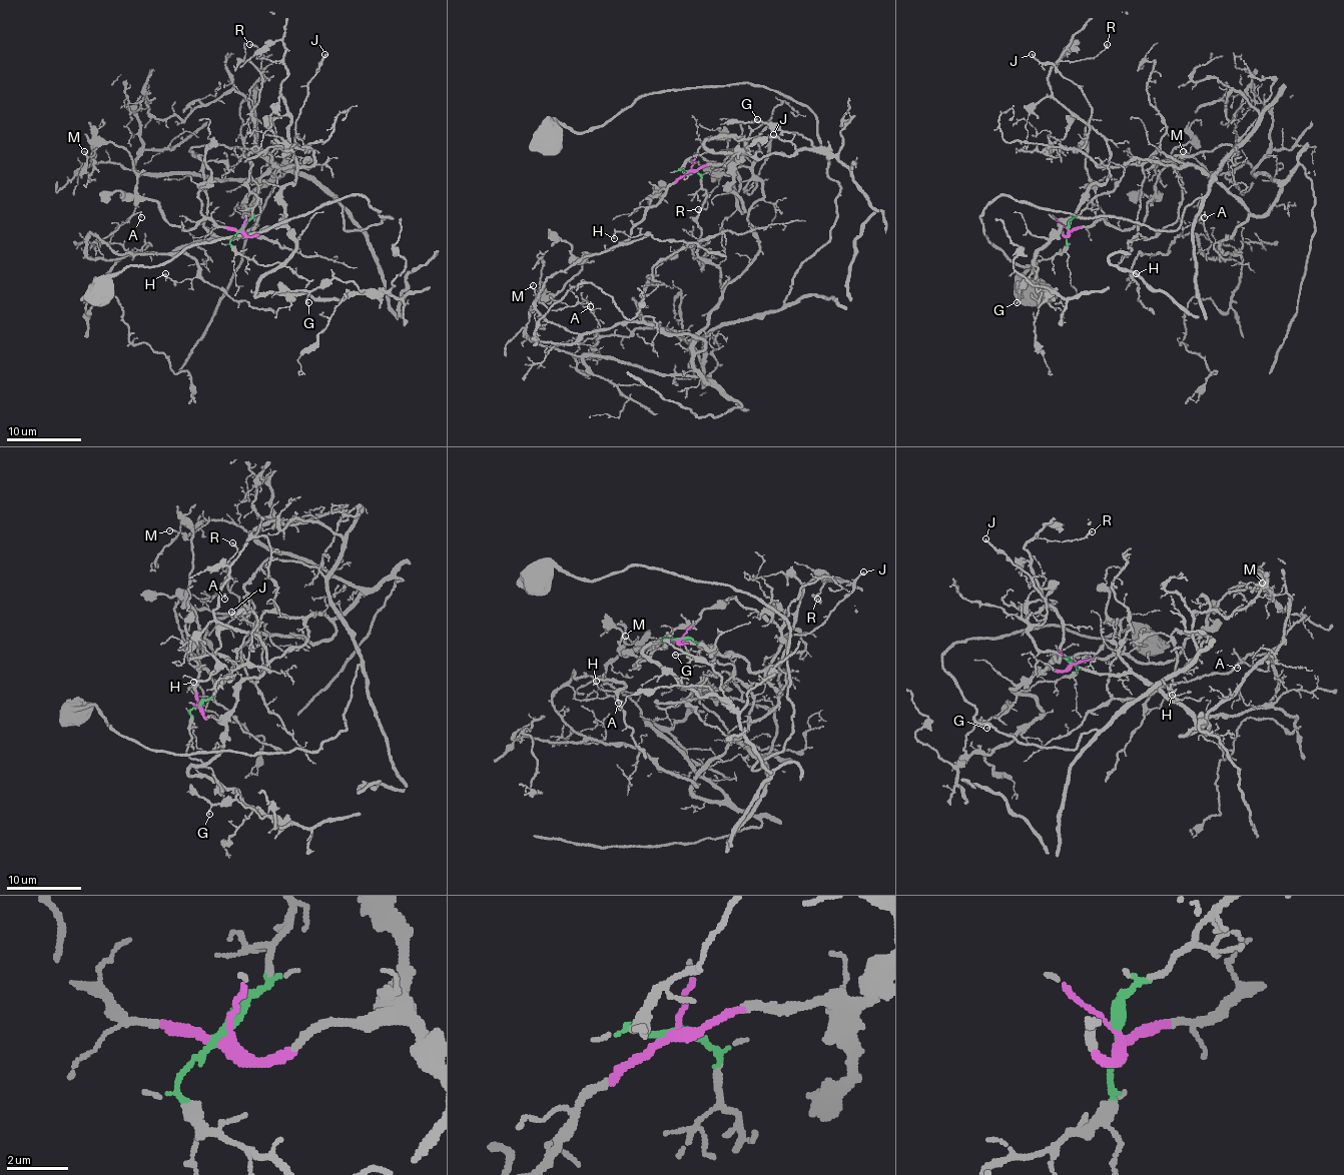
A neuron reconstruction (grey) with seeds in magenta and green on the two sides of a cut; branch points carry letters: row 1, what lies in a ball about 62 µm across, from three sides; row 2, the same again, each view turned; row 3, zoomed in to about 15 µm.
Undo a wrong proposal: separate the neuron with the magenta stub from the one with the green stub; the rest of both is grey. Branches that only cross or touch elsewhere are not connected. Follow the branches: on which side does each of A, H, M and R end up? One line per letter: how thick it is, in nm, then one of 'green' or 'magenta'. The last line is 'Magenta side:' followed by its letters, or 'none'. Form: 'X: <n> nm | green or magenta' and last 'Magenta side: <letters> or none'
A: 140 nm | green
H: 120 nm | green
M: 120 nm | green
R: 150 nm | magenta
Magenta side: R

